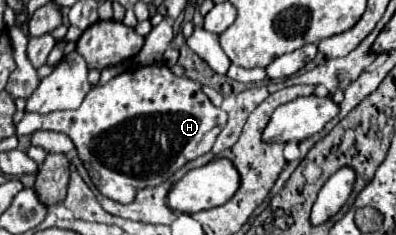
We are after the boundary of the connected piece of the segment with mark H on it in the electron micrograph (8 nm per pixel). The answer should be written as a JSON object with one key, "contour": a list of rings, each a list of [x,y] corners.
{"contour":[[[144,65],[116,75],[102,87],[94,87],[74,111],[52,111],[48,115],[26,113],[16,125],[16,133],[18,137],[32,135],[42,129],[66,133],[72,139],[84,167],[94,171],[100,179],[96,189],[116,203],[132,203],[136,191],[164,183],[188,161],[208,153],[218,133],[224,129],[228,115],[220,107],[212,105],[200,87],[202,85],[192,79],[176,77],[166,65]]]}

